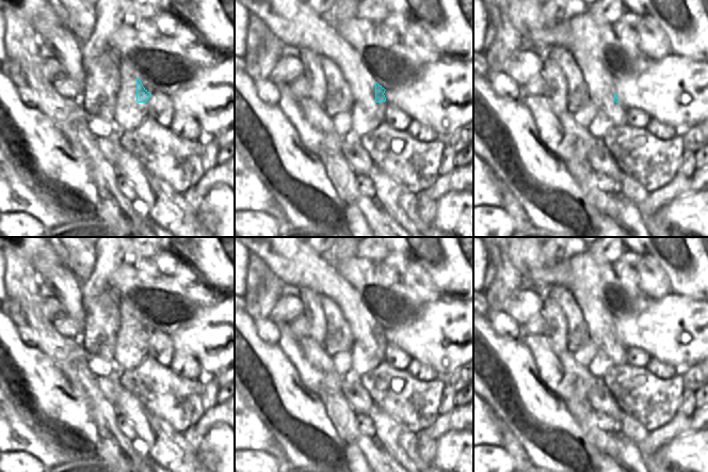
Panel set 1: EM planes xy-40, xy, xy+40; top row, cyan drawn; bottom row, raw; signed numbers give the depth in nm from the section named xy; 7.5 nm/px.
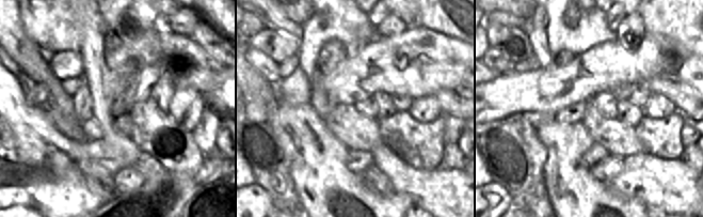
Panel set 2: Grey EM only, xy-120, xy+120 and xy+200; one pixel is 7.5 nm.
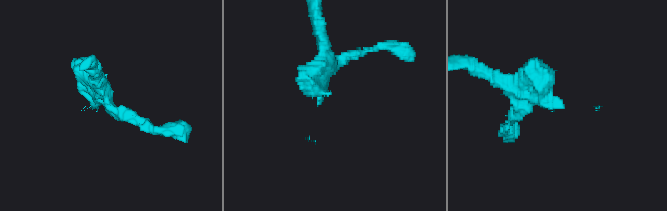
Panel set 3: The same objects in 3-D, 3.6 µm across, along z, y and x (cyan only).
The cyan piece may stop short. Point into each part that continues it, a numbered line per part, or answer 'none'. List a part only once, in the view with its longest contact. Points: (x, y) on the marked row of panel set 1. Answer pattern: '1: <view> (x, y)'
none

